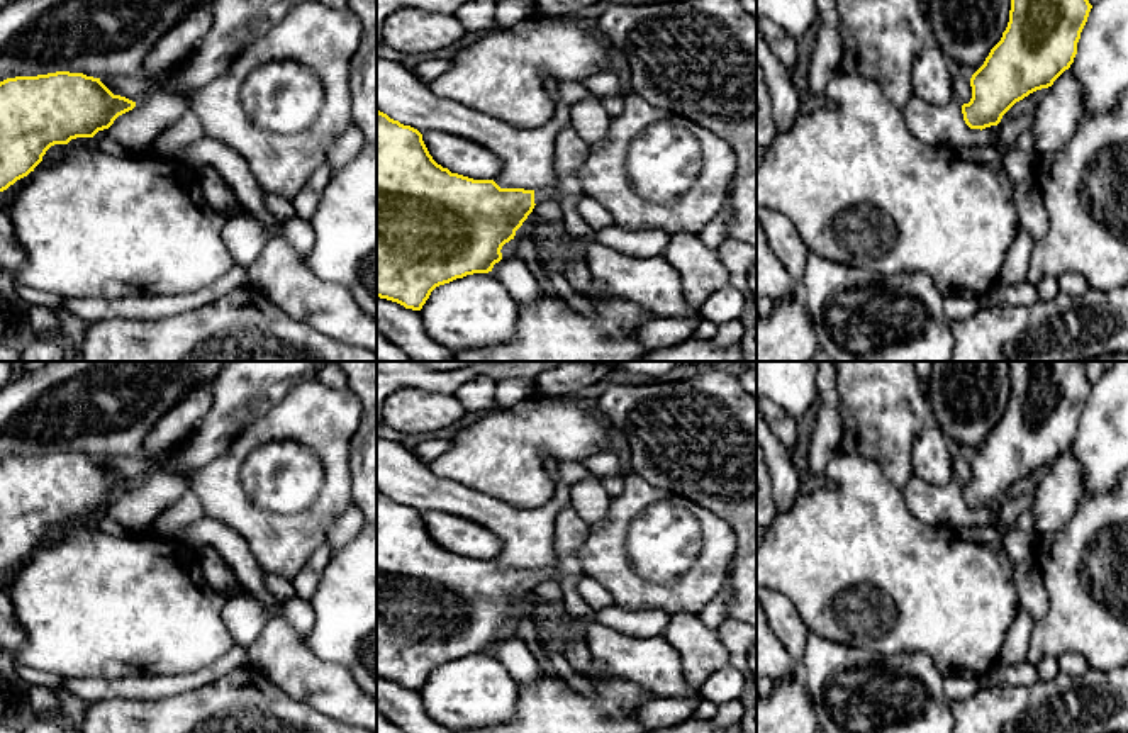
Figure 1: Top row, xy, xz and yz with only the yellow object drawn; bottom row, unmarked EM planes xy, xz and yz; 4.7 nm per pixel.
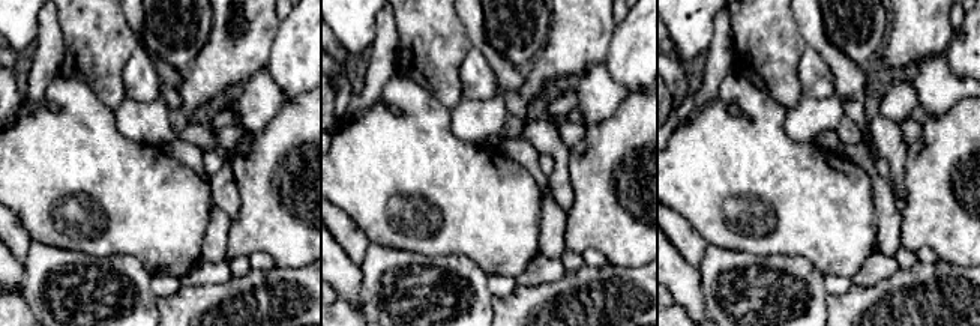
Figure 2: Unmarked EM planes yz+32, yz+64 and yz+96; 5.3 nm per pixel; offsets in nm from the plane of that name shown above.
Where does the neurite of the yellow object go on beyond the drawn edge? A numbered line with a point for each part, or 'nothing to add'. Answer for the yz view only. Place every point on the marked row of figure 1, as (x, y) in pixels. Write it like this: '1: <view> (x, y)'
nothing to add

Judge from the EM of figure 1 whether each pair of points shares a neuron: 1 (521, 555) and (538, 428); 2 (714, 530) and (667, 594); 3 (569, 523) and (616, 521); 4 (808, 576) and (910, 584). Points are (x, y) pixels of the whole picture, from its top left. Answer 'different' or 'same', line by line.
1: different
2: same
3: different
4: same

